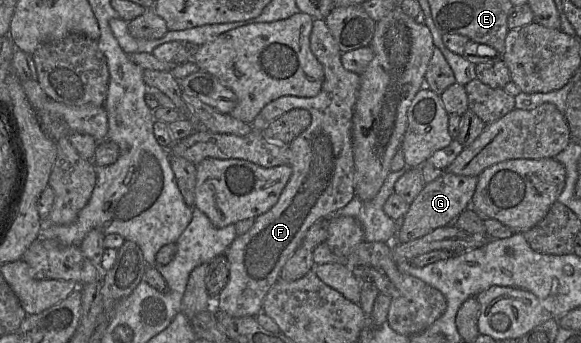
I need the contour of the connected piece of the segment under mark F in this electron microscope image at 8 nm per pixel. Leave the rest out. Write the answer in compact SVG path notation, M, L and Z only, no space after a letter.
M314 19L310 49L324 69L324 82L319 94L315 97L279 97L265 105L251 123L254 131L262 131L273 120L292 109L305 109L311 115L310 125L288 145L292 175L277 203L267 212L257 216L253 226L246 233L237 235L225 252L229 263L229 278L224 288L213 297L213 308L233 317L256 316L261 312L266 293L279 279L280 272L287 260L301 246L308 229L318 220L336 214L355 196L352 118L360 89L360 75L343 67L342 52L324 19Z

